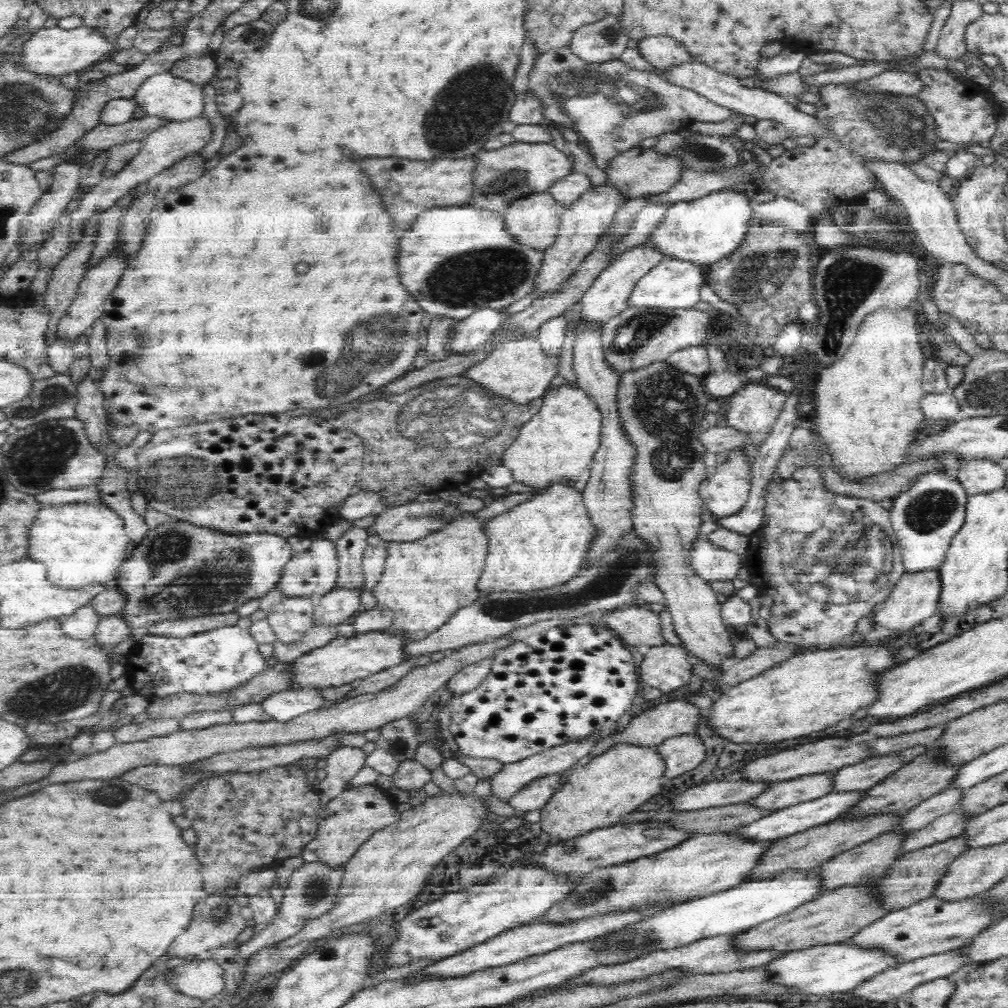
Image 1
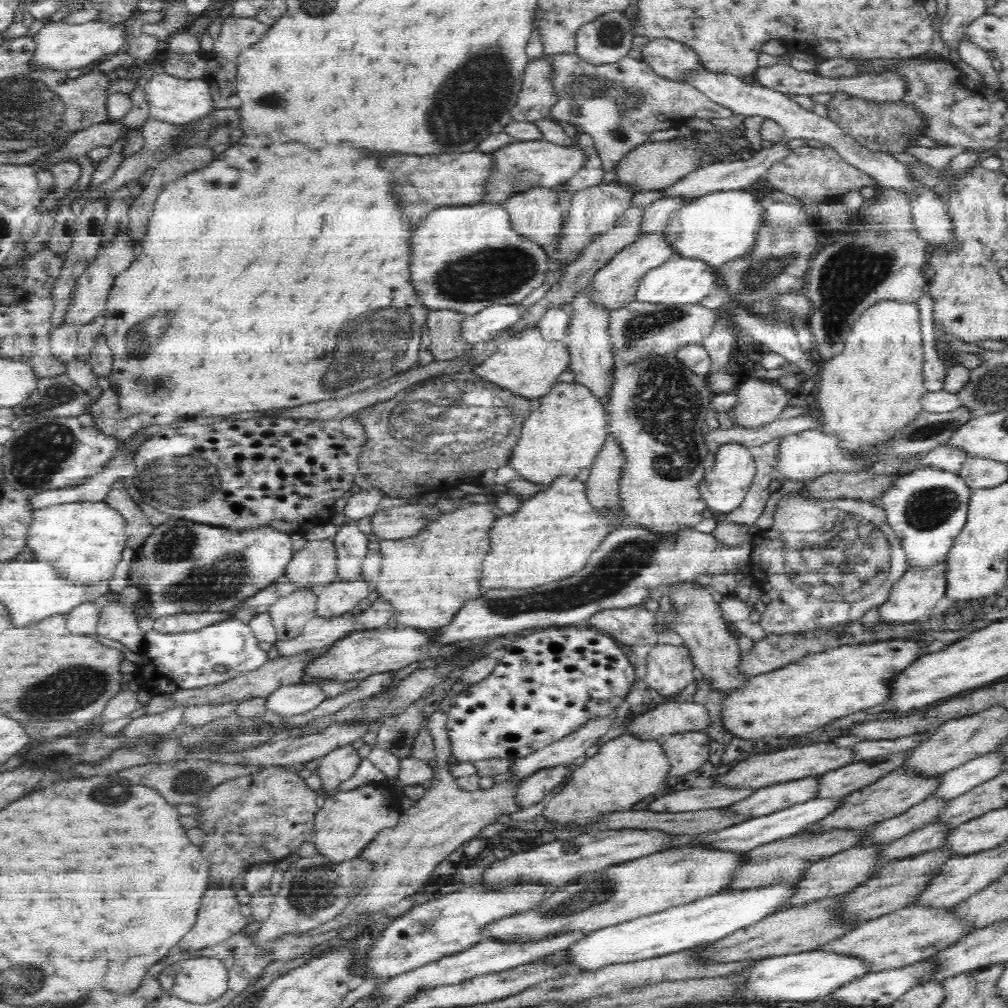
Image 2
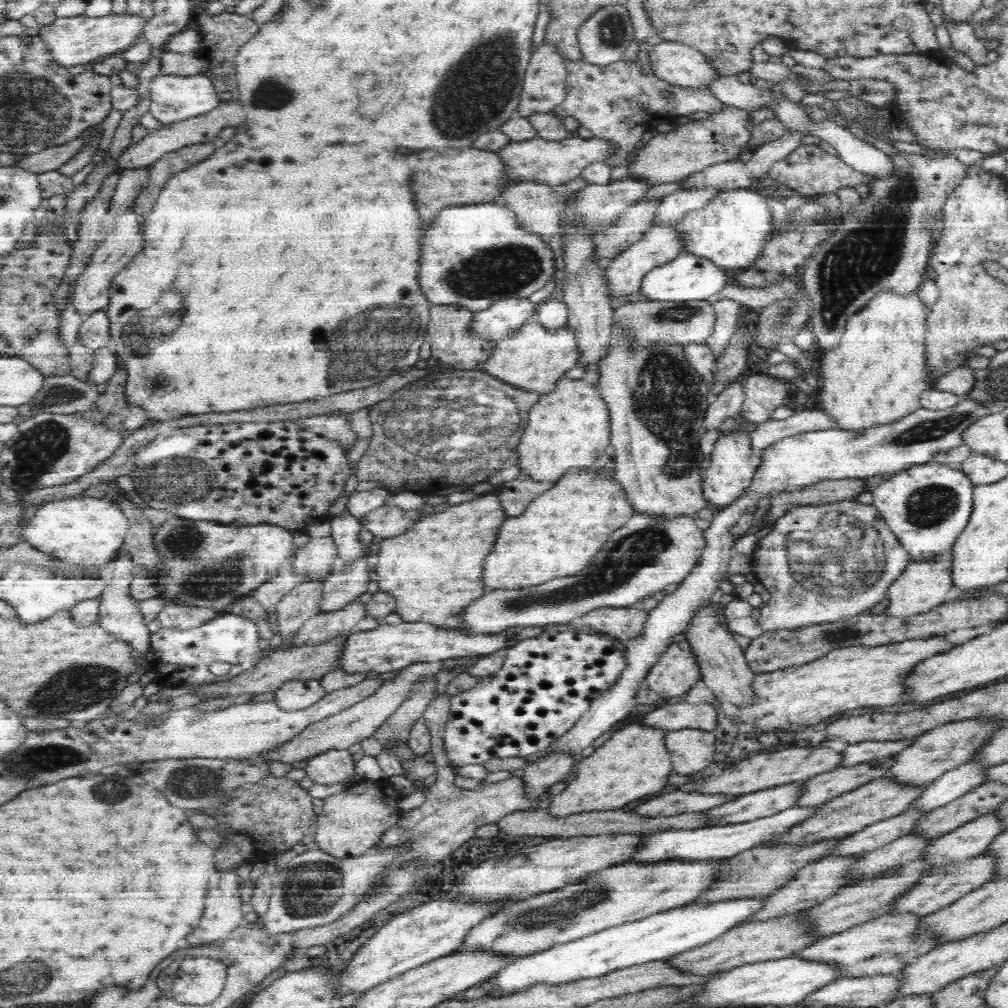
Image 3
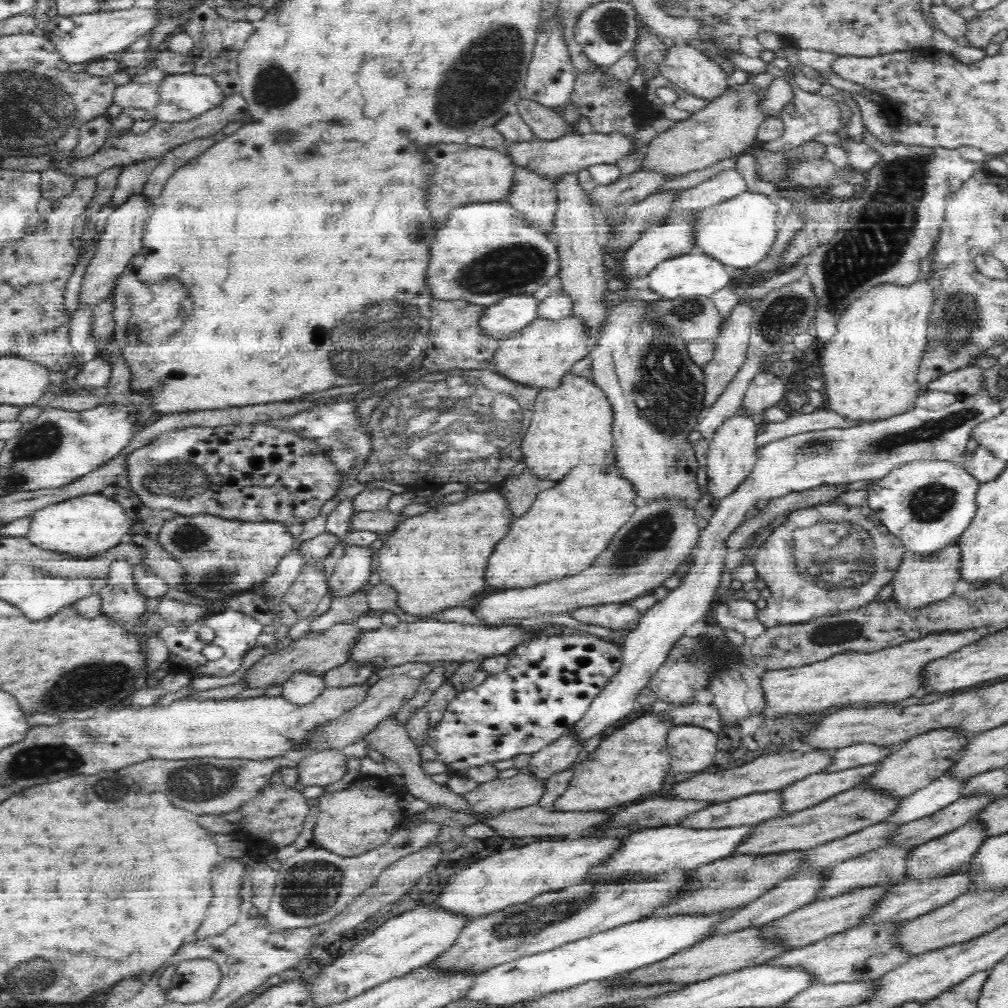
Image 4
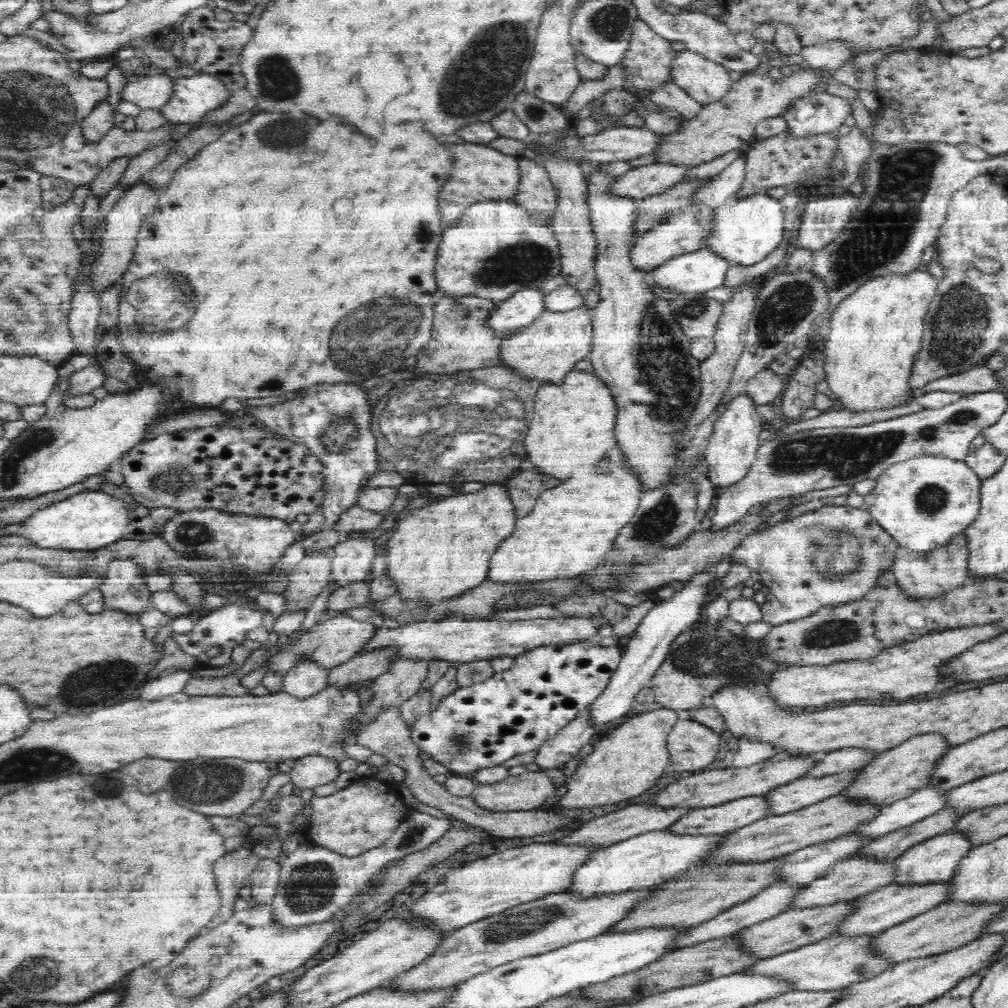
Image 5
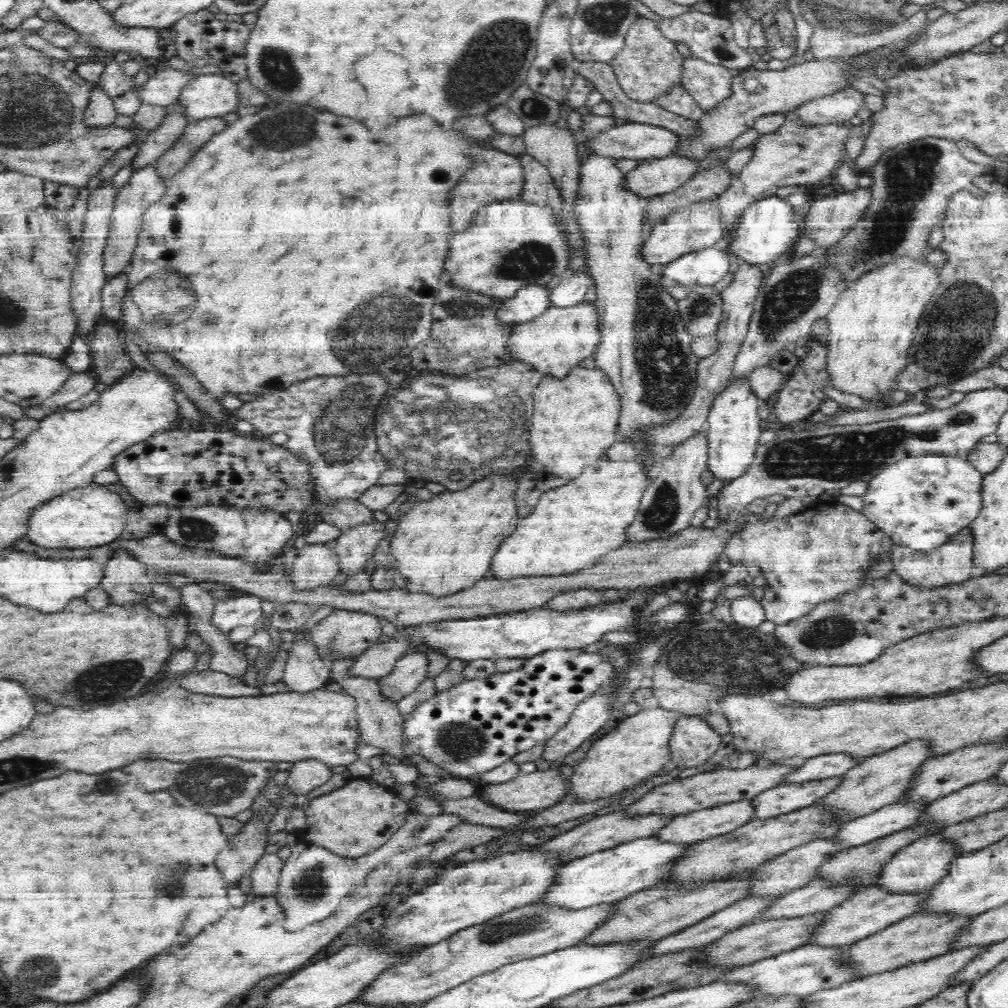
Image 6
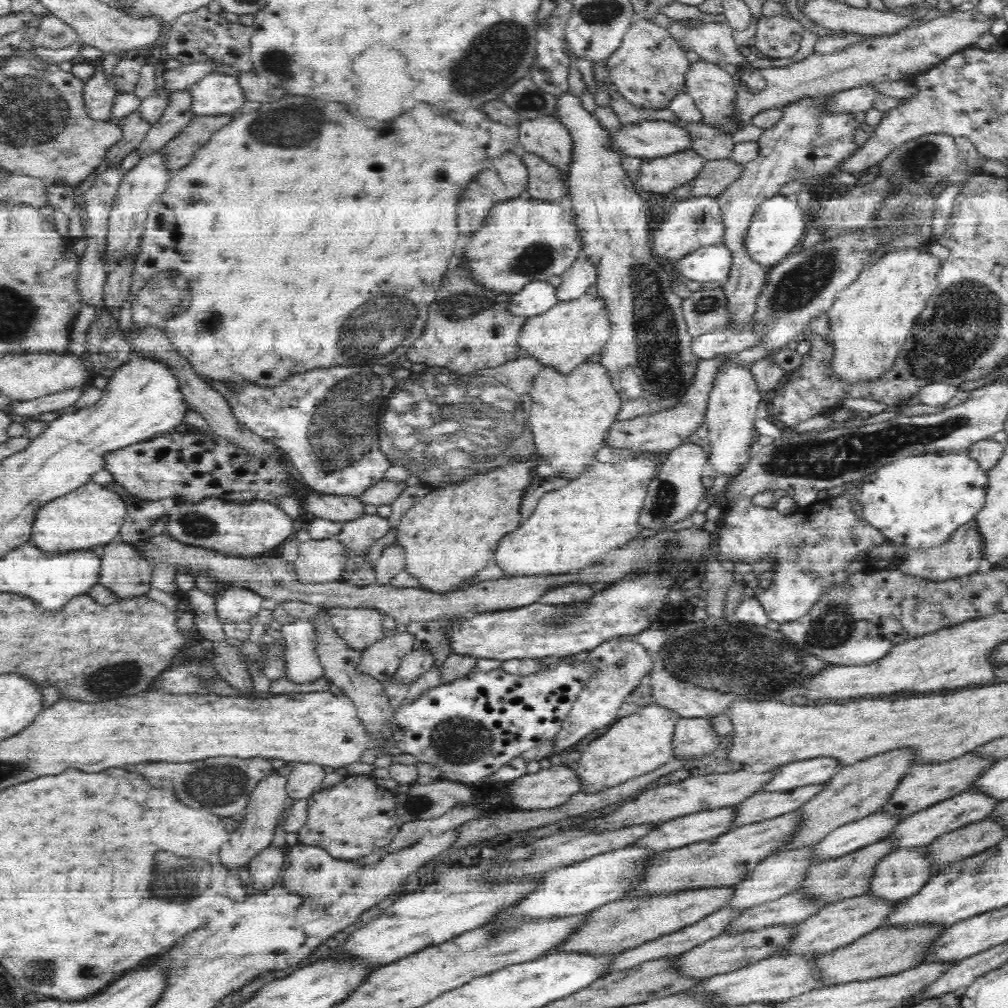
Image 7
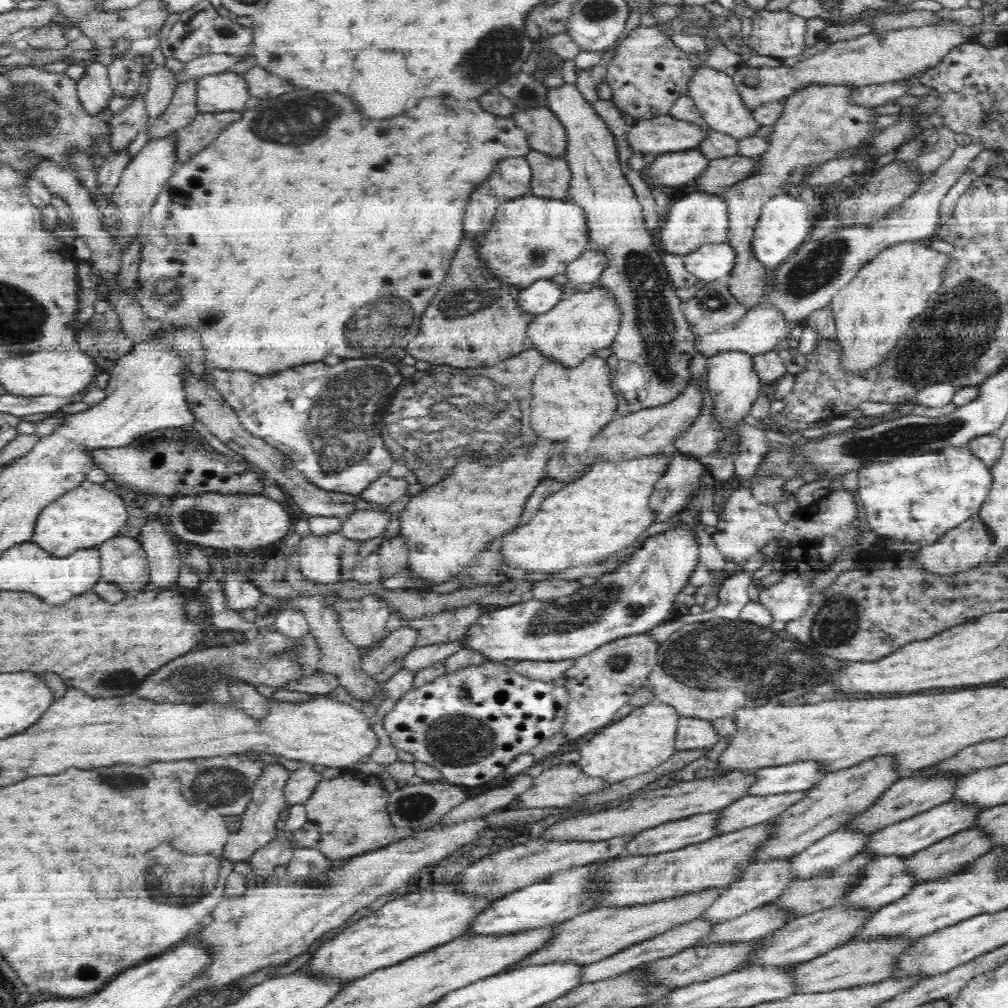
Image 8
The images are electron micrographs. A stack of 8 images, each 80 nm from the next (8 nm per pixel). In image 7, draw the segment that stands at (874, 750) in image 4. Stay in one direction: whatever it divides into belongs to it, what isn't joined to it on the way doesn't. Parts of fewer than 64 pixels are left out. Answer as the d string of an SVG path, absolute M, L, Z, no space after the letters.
M818 756L796 761L777 769L777 775L763 788L764 791L790 790L806 784L826 782L844 768L838 758Z

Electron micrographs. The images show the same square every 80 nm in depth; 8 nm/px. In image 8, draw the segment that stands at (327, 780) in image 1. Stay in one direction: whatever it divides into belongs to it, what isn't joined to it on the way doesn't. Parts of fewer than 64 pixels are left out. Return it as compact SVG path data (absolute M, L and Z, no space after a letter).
M306 764L292 771L284 787L287 802L290 805L306 802L322 780L321 772L316 772L312 765Z

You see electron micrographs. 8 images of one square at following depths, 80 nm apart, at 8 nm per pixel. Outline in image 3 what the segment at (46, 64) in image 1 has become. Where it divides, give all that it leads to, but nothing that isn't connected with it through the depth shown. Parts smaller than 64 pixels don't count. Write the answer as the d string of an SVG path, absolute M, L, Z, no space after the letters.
M132 15L58 18L51 24L39 26L35 33L36 37L44 43L44 49L52 59L52 63L65 69L78 64L90 67L109 54L127 49L137 39L137 34L144 23L144 19Z

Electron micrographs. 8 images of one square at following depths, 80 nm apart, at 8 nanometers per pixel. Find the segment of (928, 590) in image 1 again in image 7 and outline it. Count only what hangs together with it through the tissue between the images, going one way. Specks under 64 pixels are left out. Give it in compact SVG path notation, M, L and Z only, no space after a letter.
M974 520L956 529L956 532L942 545L928 550L899 545L892 556L893 560L889 561L892 567L908 577L918 578L922 581L951 581L974 573L985 573L993 568L988 561L984 560L982 552L980 552L980 535L978 535Z

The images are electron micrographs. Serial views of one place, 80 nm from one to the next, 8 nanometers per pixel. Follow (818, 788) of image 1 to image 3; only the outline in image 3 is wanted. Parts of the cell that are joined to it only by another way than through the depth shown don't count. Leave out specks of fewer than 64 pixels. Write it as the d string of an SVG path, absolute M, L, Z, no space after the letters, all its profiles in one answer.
M807 780L788 782L740 795L732 802L710 809L707 813L720 825L748 822L796 806L806 789Z

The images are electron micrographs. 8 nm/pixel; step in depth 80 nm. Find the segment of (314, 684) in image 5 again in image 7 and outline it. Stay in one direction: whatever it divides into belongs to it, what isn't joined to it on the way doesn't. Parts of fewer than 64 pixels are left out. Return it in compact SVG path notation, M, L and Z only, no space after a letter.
M309 620L294 621L281 628L285 638L284 677L294 684L314 684L325 677L317 651L315 626Z

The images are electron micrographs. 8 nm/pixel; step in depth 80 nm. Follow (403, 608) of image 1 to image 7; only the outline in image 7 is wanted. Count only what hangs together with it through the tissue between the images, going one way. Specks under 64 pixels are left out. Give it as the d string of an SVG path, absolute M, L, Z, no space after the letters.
M532 458L526 463L511 463L483 475L470 476L460 486L435 488L424 498L419 498L401 516L400 523L395 528L394 545L404 553L404 570L418 580L418 589L443 595L457 591L458 588L462 589L462 586L470 586L466 582L474 580L476 574L486 568L499 542L521 525L520 499L531 480L530 474L534 471L536 464L537 460Z

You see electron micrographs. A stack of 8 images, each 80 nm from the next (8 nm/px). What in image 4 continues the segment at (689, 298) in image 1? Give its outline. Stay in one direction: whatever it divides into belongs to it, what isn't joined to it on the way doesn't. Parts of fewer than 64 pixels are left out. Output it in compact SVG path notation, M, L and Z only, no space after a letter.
M696 248L690 250L688 254L681 254L676 258L661 262L647 274L647 277L648 290L652 290L654 294L666 300L696 298L697 296L710 297L711 294L718 293L733 282L733 276L727 266L721 265L716 259L710 258Z

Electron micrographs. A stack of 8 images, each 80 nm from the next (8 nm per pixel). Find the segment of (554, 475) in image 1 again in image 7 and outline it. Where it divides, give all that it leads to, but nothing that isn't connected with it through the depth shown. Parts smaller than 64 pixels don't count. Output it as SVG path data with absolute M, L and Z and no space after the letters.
M580 364L570 374L557 374L552 368L542 369L531 388L532 418L530 431L538 463L550 464L564 477L580 476L595 463L596 452L608 446L609 434L618 421L622 399L608 372L599 364Z

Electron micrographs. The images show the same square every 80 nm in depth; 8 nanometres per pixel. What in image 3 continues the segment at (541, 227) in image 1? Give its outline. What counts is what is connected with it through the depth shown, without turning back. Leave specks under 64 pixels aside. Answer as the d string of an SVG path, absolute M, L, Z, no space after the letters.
M530 181L512 185L498 196L512 213L522 230L540 237L549 243L550 237L561 232L561 210L558 208L559 195L554 188Z

